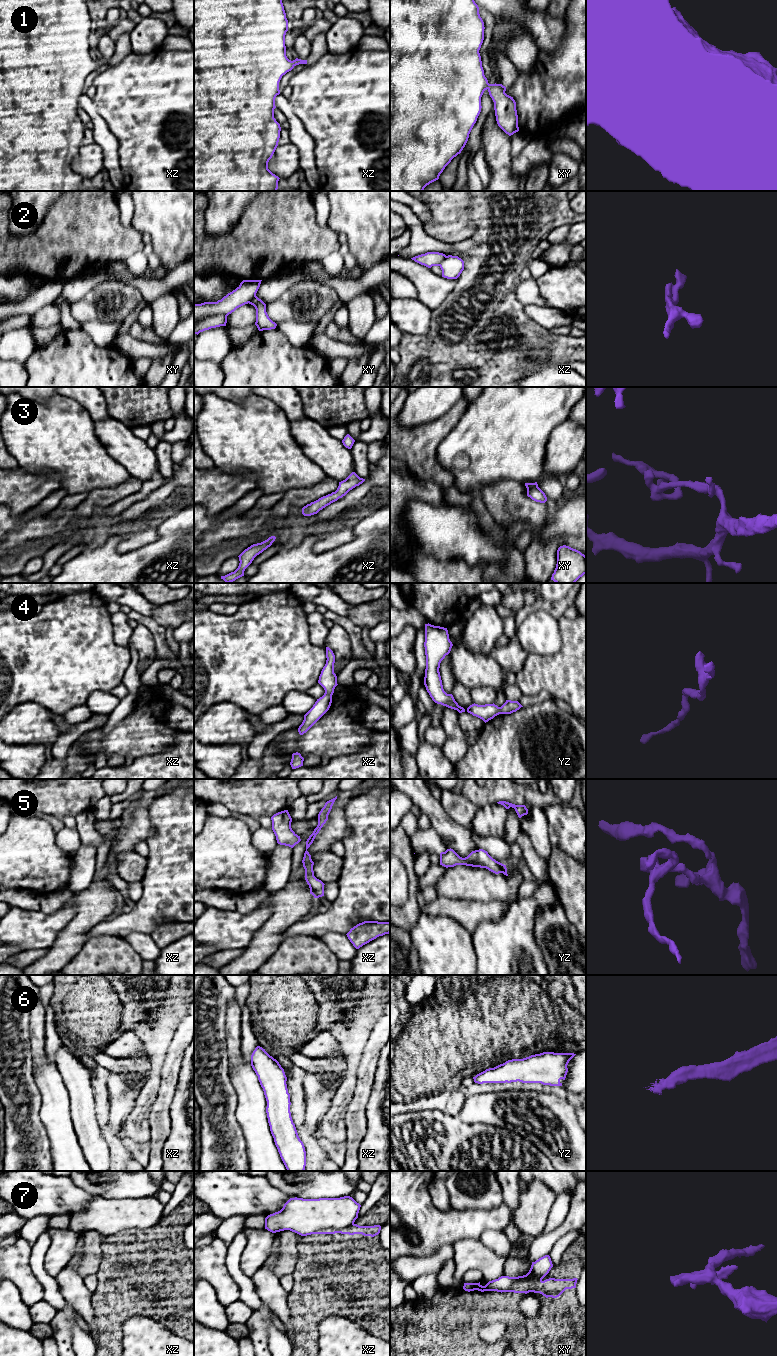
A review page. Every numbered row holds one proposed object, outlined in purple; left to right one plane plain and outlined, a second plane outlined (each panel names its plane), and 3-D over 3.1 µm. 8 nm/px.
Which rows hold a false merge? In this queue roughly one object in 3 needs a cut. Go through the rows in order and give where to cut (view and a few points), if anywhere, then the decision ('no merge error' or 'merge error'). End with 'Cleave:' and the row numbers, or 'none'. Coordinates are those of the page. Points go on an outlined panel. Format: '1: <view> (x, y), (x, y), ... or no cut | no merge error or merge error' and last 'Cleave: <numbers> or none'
1: no cut | no merge error
2: no cut | no merge error
3: no cut | no merge error
4: no cut | no merge error
5: no cut | no merge error
6: no cut | no merge error
7: xz (353, 1223), (338, 1230), (318, 1229), (313, 1233) | merge error
Cleave: 7

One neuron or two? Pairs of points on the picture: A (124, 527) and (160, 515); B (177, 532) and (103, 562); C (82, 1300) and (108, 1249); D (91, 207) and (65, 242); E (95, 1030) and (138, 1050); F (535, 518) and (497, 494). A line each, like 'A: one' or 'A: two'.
A: one
B: one
C: two
D: one
E: two
F: one

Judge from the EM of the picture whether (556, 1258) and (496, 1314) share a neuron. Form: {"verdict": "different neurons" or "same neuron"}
{"verdict": "different neurons"}

